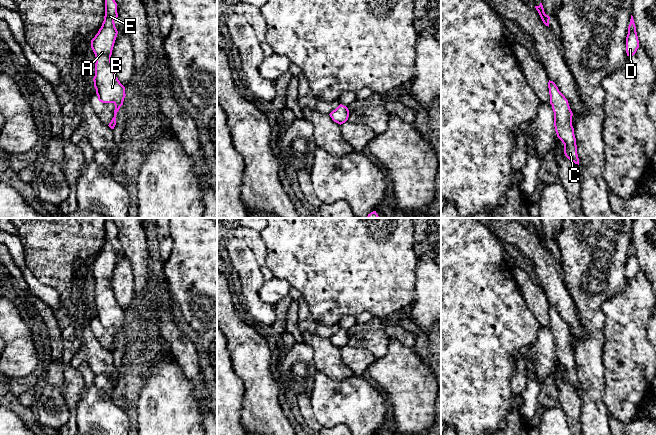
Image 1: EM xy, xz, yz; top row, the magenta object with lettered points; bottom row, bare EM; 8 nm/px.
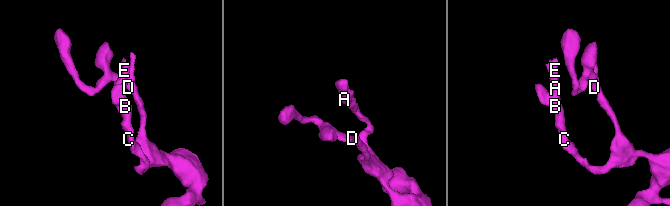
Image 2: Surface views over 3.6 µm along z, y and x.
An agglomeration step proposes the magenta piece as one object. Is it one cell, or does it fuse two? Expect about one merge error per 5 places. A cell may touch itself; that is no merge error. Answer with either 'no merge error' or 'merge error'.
no merge error

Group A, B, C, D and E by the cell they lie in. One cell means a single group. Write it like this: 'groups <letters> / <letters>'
groups A B C D E

